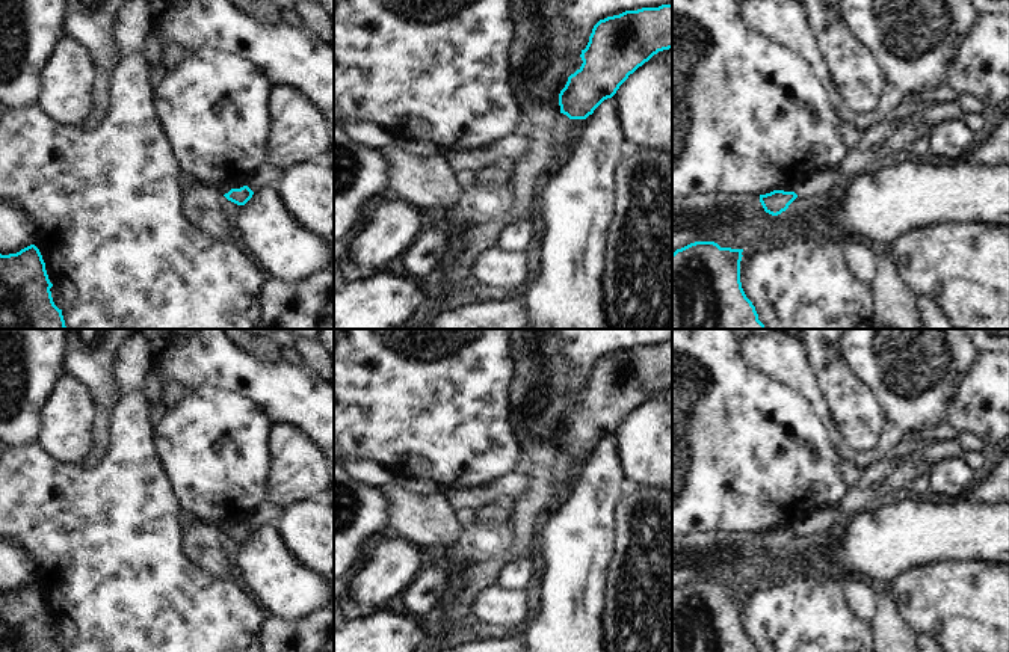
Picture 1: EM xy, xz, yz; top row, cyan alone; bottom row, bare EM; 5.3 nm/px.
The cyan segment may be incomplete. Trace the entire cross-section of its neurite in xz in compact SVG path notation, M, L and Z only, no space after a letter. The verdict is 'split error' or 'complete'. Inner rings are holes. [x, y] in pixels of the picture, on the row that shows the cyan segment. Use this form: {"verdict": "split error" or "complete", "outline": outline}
{"verdict": "complete", "outline": "M672 5L625 11L600 20L586 48L582 50L582 66L568 77L559 94L560 113L569 119L586 119L604 100L616 94L630 74L659 51L669 48L672 48Z"}

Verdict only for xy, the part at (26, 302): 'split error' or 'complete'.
complete

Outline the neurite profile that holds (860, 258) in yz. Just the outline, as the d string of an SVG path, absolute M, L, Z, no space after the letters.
M844 241L843 260L852 276L866 285L870 285L876 275L876 248L864 241Z

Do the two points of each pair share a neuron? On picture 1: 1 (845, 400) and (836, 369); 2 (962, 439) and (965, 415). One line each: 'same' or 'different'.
1: same
2: different

